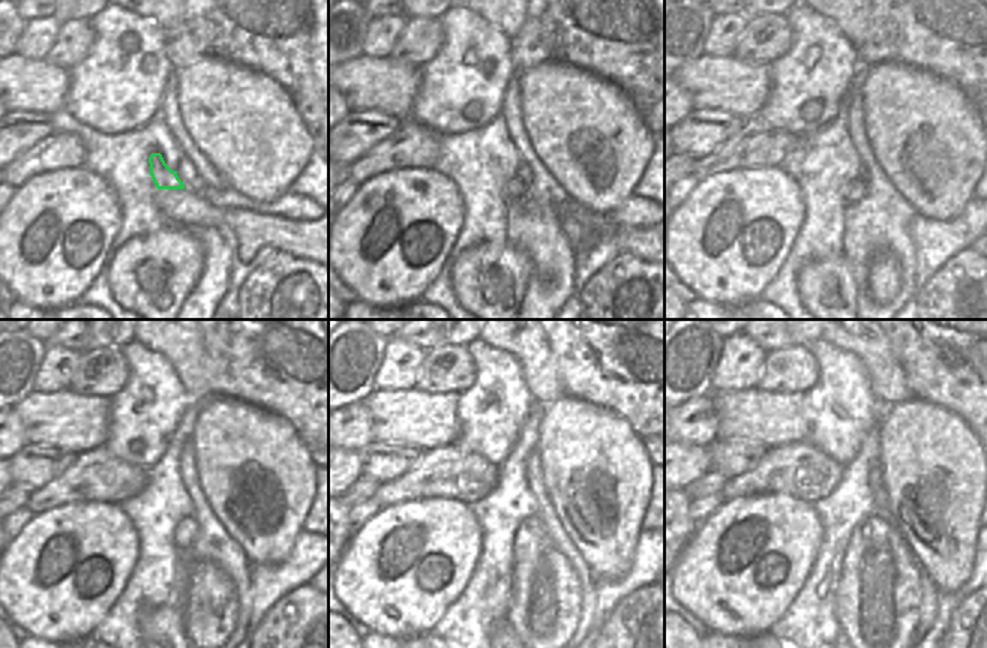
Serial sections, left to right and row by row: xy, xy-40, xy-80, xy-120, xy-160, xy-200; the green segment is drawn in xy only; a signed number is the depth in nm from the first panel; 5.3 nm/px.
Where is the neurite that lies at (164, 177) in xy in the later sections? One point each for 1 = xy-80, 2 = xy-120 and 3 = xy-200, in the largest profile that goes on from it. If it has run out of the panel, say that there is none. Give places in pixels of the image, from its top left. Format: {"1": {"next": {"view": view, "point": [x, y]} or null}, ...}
{"1": {"next": {"view": "xy-80", "point": [857, 189]}}, "2": {"next": {"view": "xy-120", "point": [186, 530]}}, "3": {"next": {"view": "xy-200", "point": [878, 606]}}}

